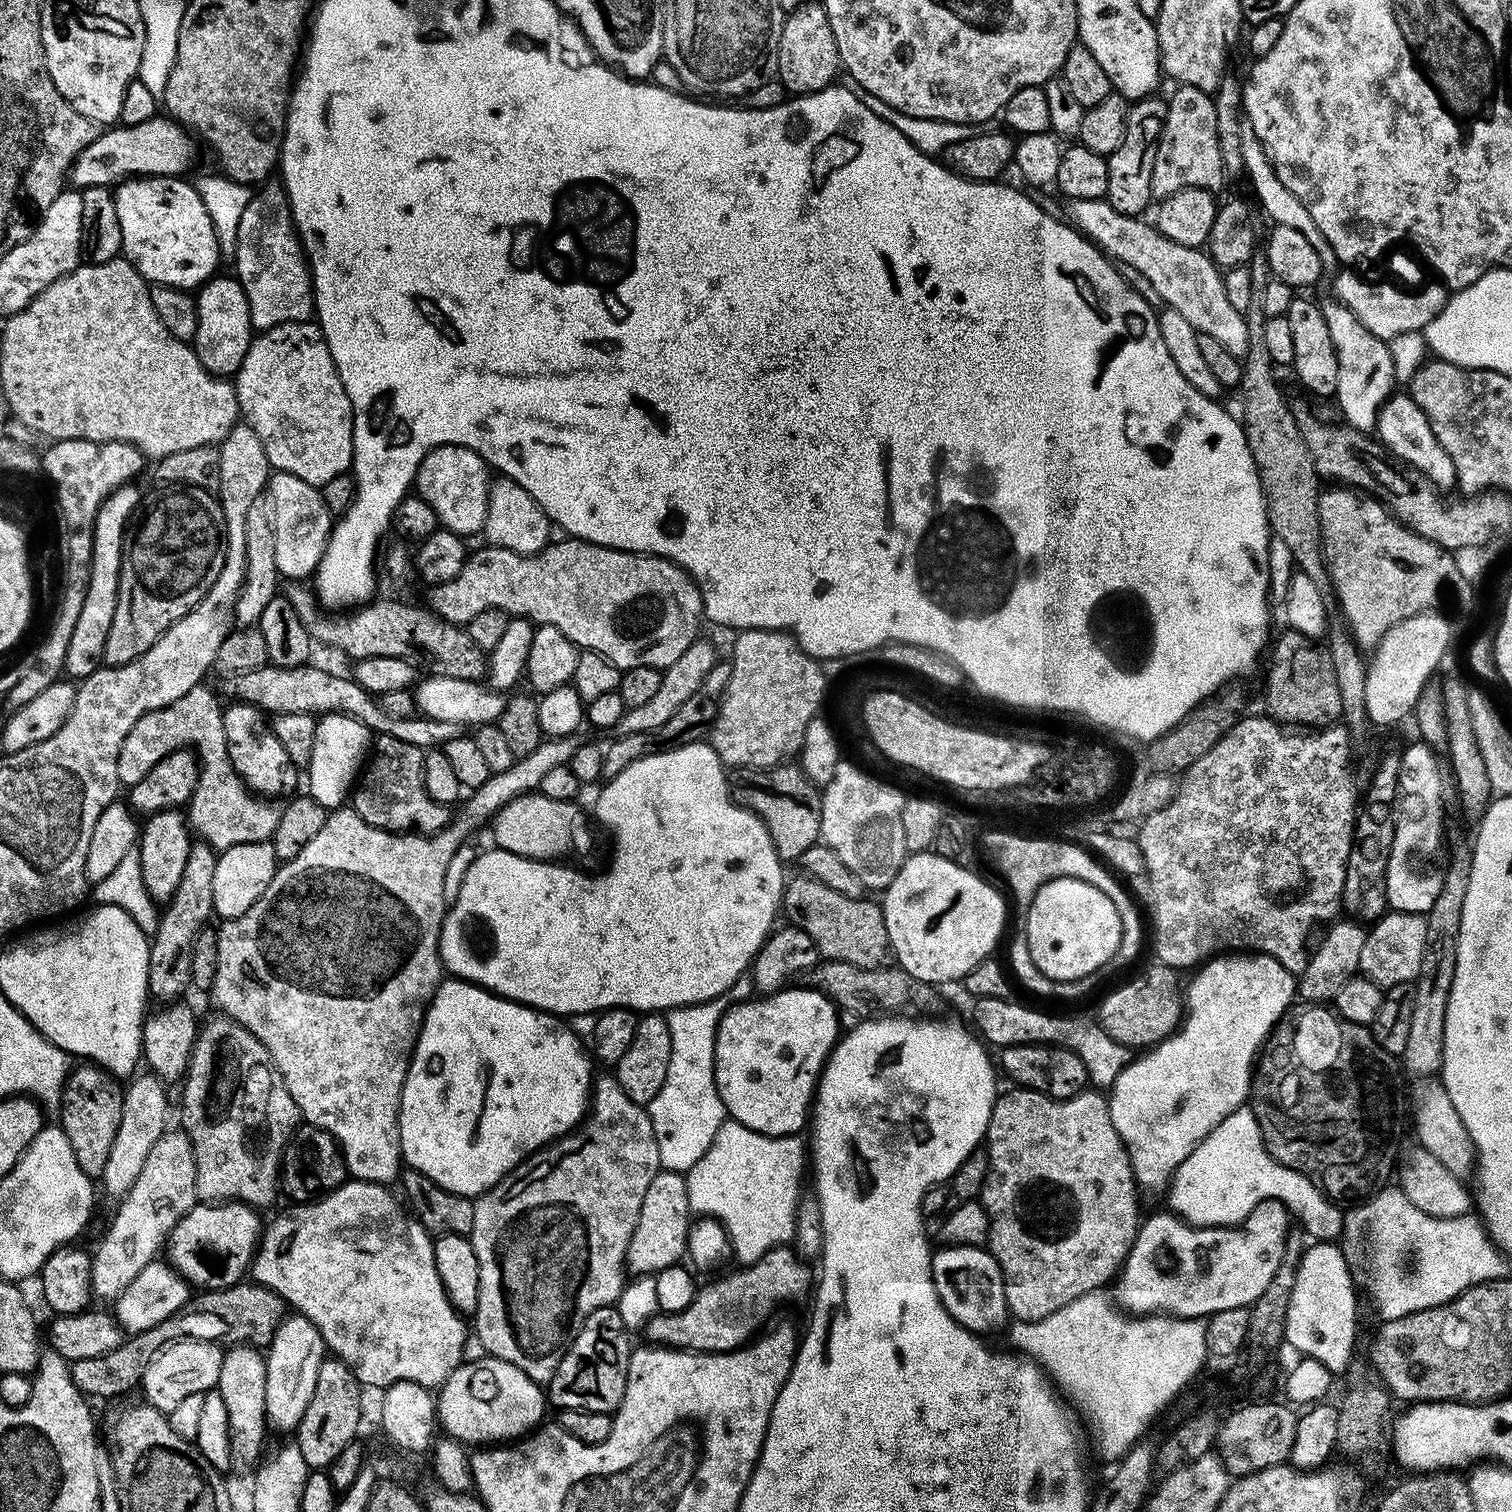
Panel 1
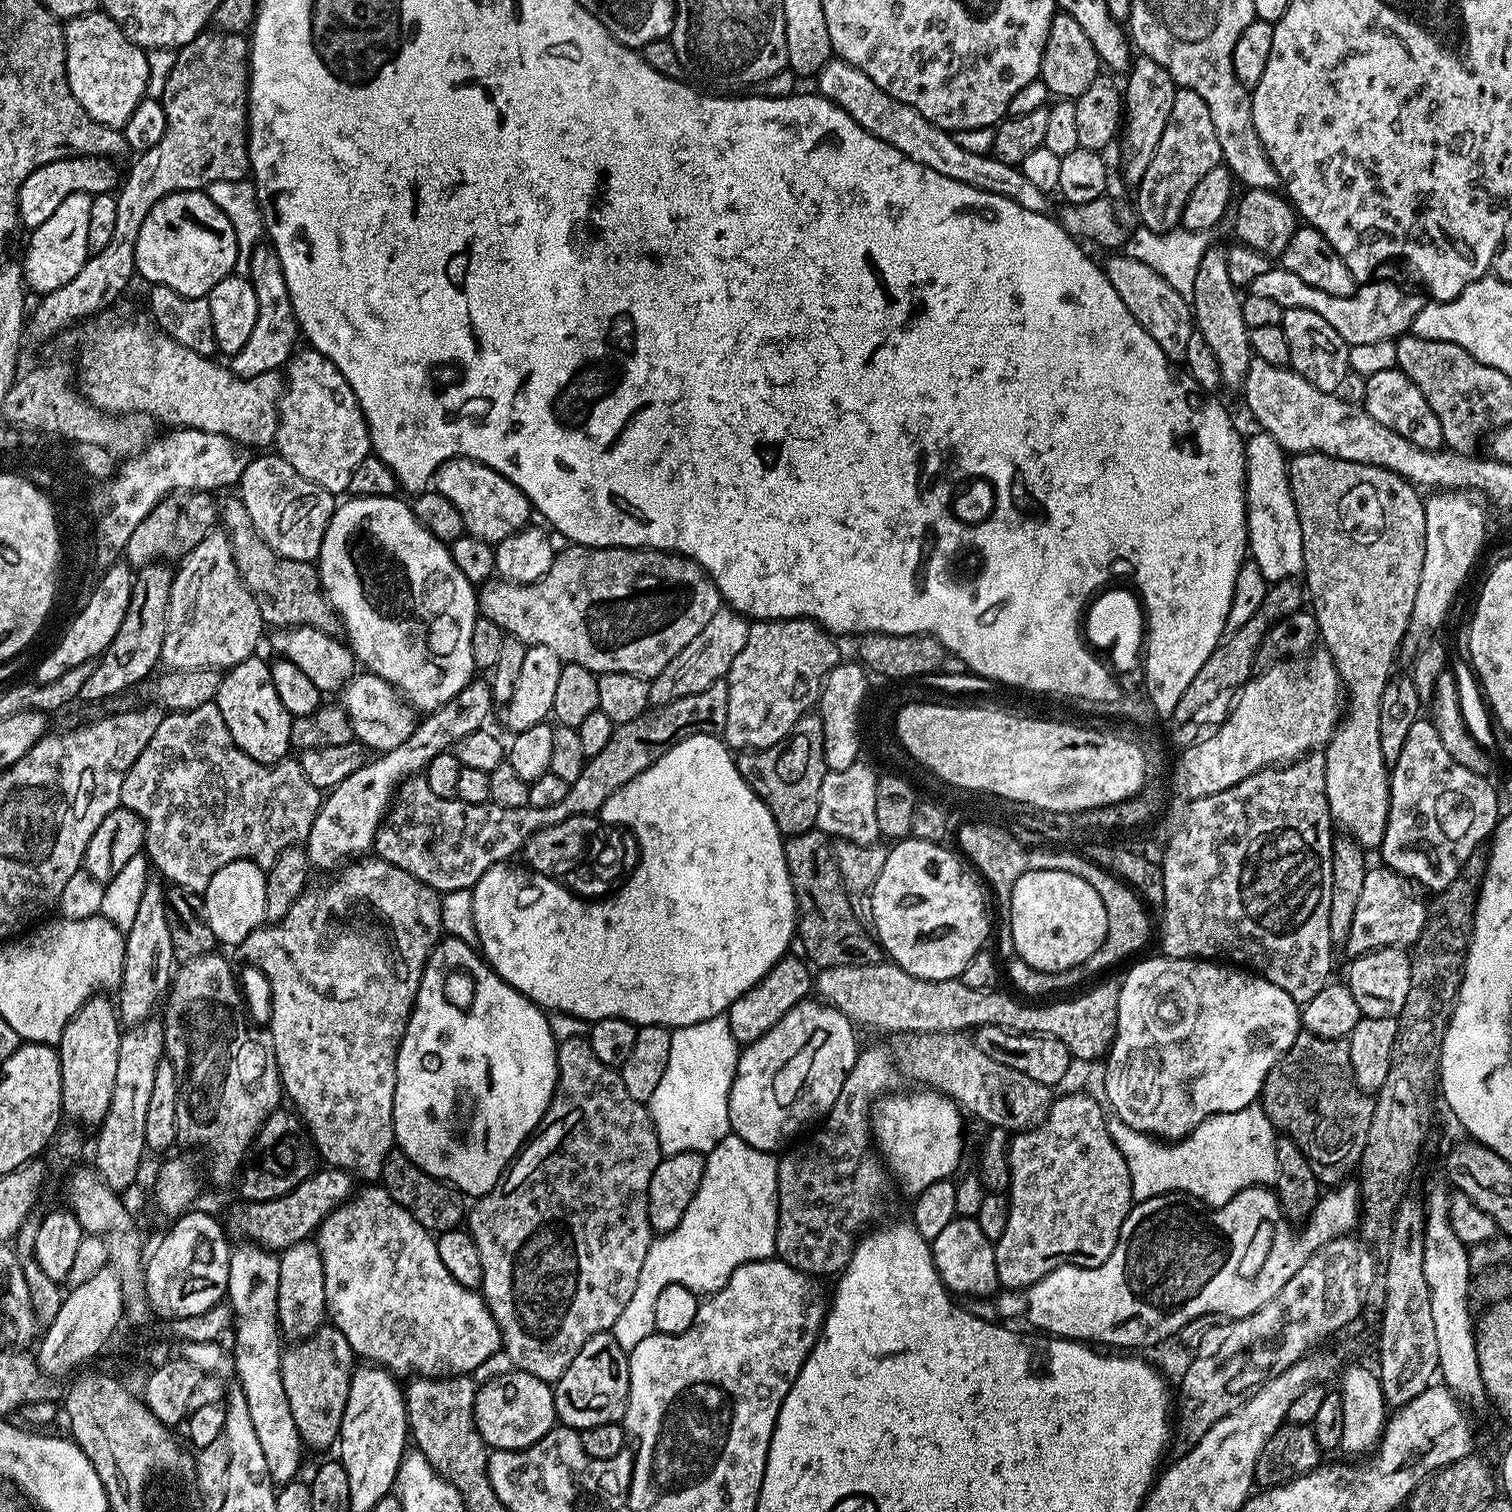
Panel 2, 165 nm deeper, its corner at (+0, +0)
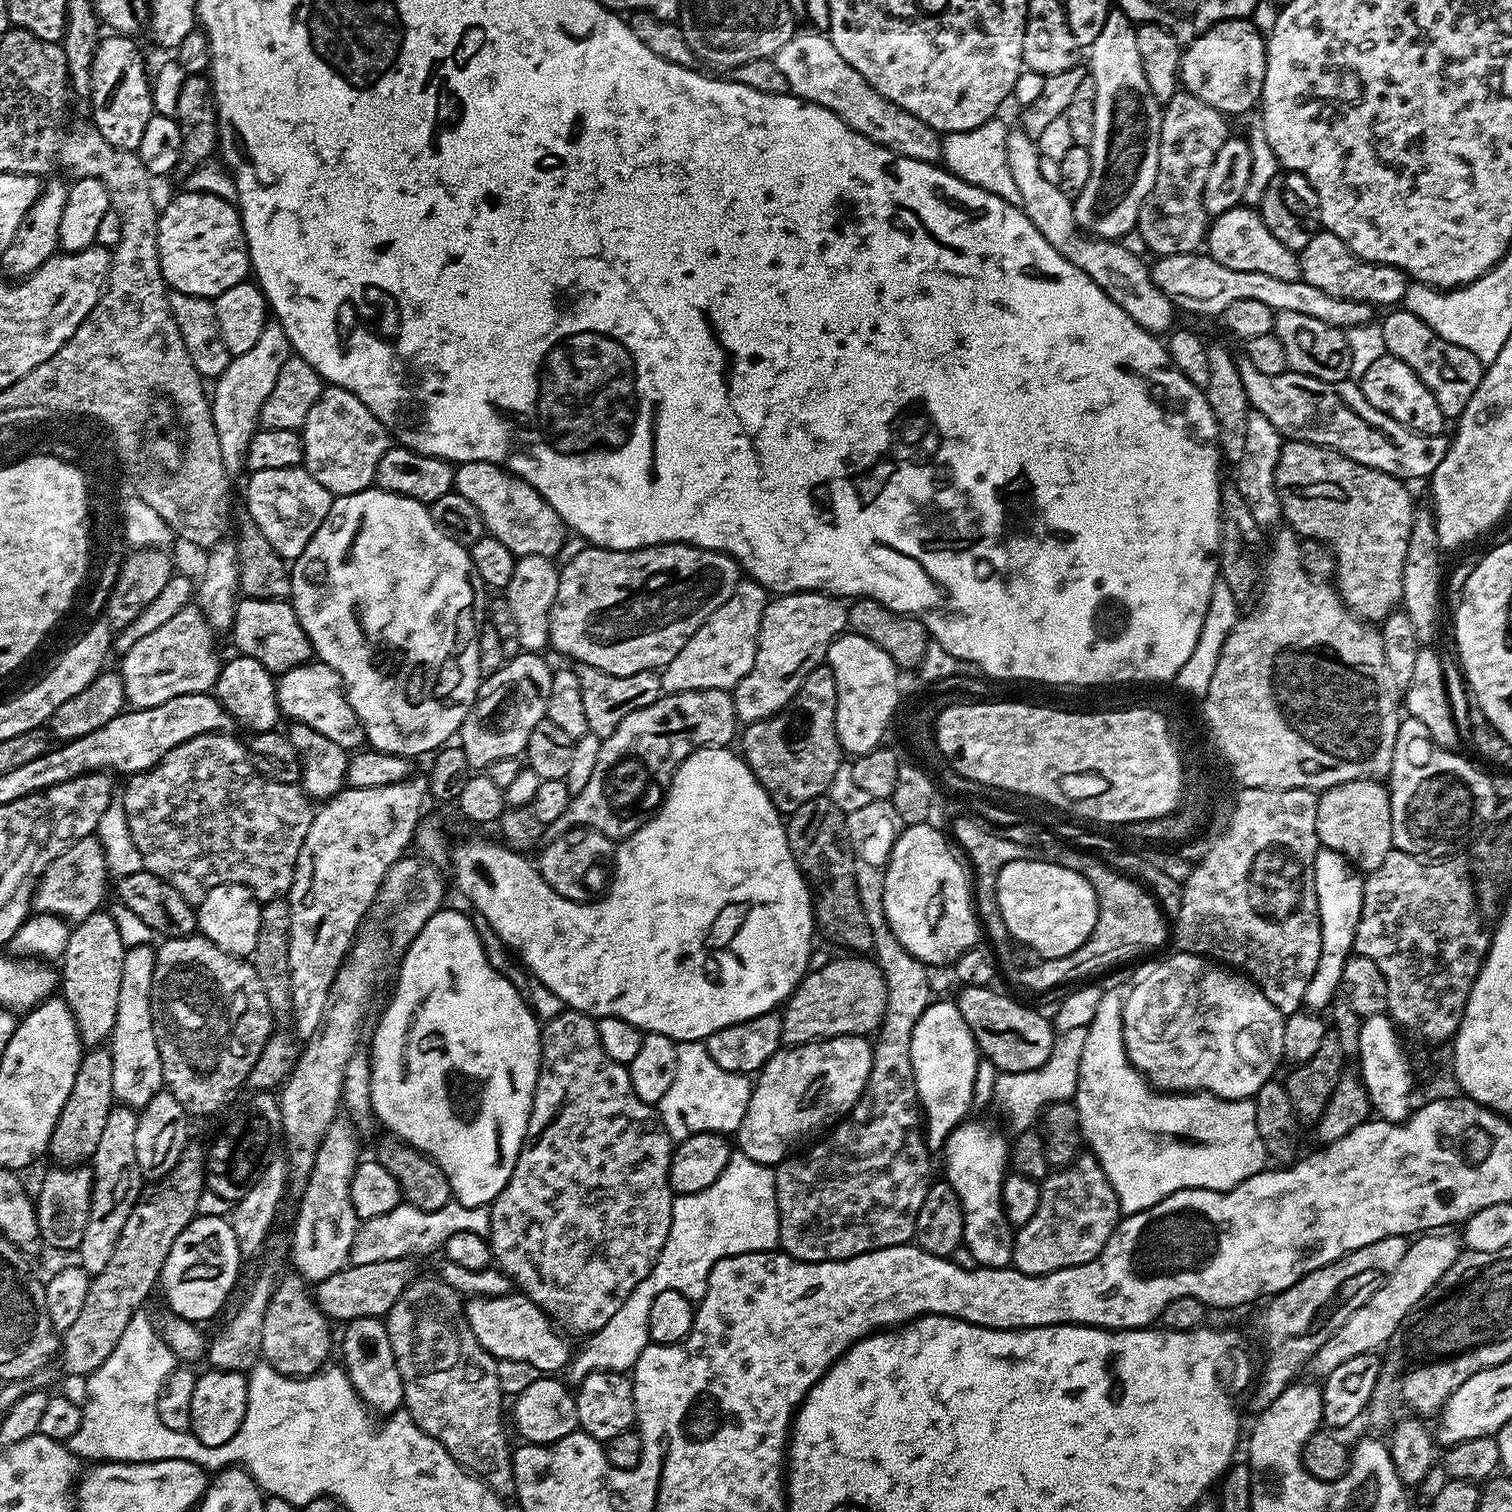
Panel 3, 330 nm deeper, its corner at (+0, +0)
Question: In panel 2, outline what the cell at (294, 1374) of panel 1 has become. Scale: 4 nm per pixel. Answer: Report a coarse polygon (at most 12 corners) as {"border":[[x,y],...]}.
{"border":[[320,1247],[284,1249],[276,1316],[289,1341],[326,1320]]}

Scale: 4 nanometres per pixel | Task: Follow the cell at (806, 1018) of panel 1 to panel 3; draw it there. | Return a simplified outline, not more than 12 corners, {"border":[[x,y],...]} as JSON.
{"border":[[873,1045],[781,1047],[734,1133],[775,1166],[831,1129],[870,1078]]}

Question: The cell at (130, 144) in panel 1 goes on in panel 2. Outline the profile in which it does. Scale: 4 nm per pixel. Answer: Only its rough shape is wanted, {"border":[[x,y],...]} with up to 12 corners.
{"border":[[68,156],[22,182],[18,220],[42,226],[70,194],[117,187],[107,156]]}

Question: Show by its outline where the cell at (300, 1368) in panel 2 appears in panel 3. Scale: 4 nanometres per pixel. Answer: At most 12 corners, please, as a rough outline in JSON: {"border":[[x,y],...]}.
{"border":[[281,1275],[262,1318],[263,1363],[310,1376],[334,1340],[304,1277]]}

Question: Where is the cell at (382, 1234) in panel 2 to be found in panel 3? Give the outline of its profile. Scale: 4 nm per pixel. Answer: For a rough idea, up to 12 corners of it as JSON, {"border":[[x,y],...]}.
{"border":[[523,1294],[473,1296],[464,1317],[497,1361],[560,1374],[569,1337]]}

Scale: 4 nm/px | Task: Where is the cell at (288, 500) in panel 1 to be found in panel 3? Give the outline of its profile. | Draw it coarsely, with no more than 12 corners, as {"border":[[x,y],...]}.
{"border":[[303,470],[253,472],[251,523],[286,562],[334,499]]}

